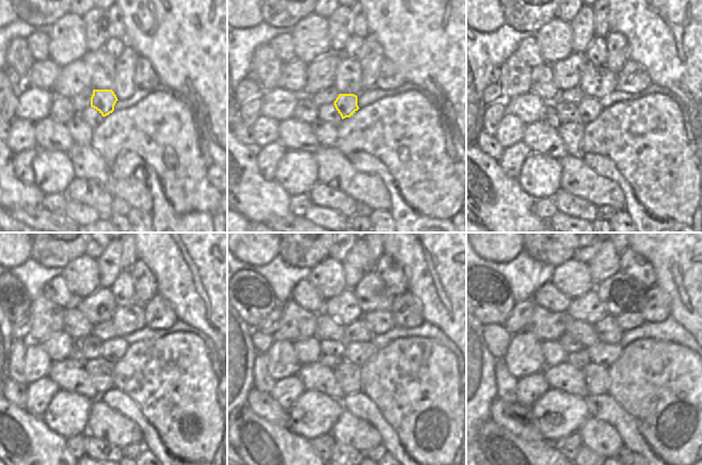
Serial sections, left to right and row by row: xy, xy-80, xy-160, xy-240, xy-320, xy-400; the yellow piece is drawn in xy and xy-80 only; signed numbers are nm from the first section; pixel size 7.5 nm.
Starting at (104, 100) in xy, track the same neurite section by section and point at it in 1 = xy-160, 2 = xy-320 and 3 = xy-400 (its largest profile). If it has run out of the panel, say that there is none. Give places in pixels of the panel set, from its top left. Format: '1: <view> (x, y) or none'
1: xy-160 (589, 108)
2: xy-320 (356, 352)
3: xy-400 (604, 354)

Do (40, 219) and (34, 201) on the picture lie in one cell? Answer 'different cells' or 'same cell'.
different cells

